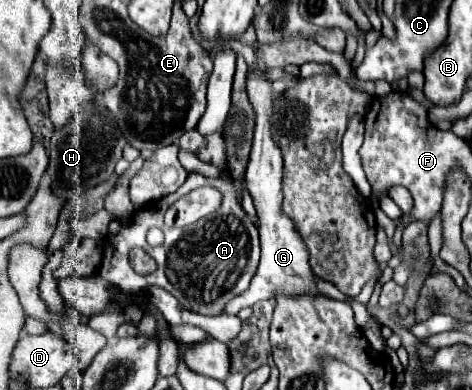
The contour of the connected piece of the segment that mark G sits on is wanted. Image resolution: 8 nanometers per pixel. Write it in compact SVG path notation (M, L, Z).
M257 59L257 65L249 69L247 73L247 95L255 111L255 135L253 135L253 147L249 155L249 165L245 173L245 183L249 193L253 195L257 217L261 221L259 225L259 237L261 237L261 263L259 269L245 293L231 299L225 307L227 315L237 315L243 307L251 307L257 301L275 297L279 293L311 293L319 295L313 283L313 273L307 259L307 249L301 241L301 237L295 231L295 225L285 213L281 211L281 173L283 173L283 157L279 145L273 141L271 133L271 115L273 115L273 83L265 77L267 65L265 61Z

